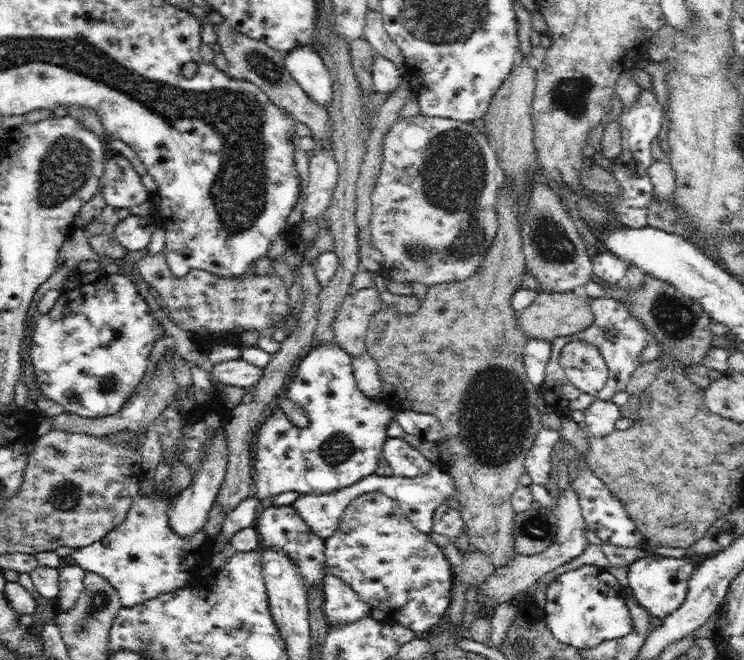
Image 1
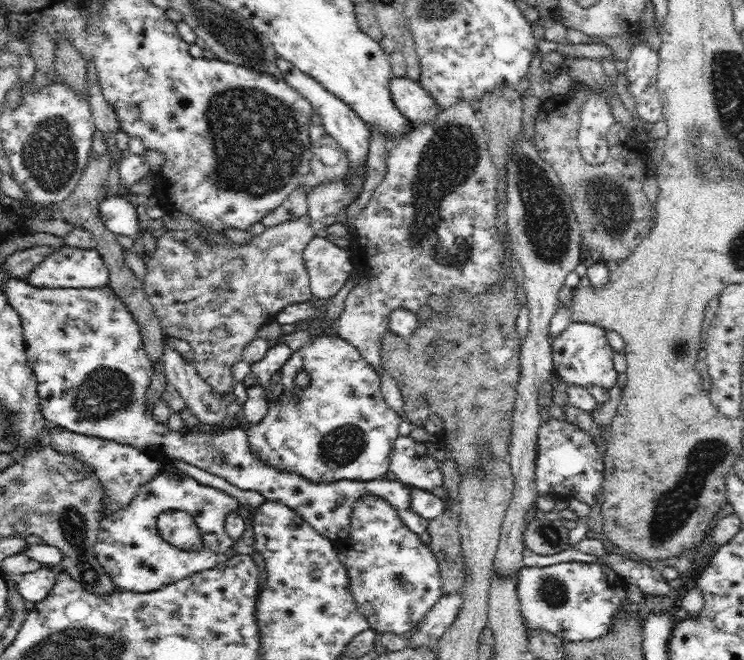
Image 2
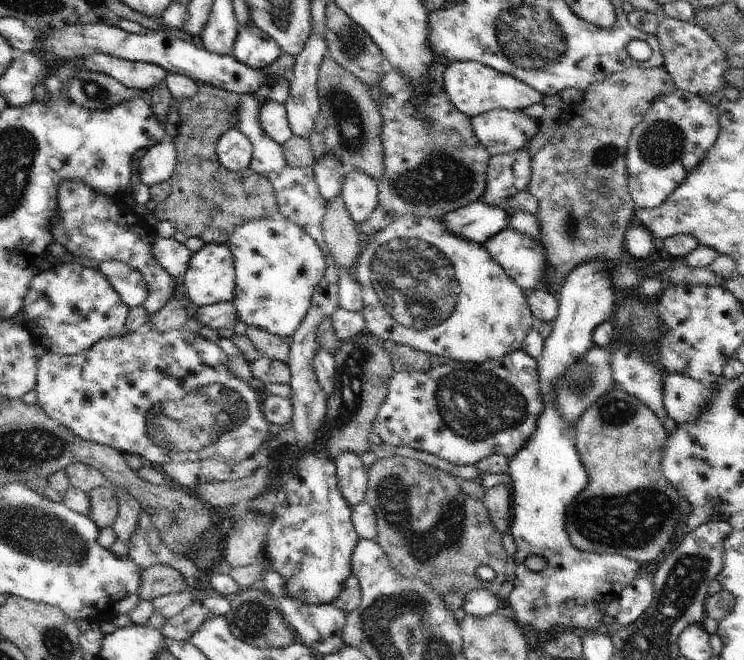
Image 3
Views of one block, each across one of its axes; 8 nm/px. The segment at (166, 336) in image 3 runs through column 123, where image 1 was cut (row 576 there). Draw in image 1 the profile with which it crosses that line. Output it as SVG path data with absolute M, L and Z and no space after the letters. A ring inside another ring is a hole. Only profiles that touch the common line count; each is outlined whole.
M383 492L360 495L346 507L338 530L325 539L325 553L328 571L347 582L371 610L381 610L386 615L383 623L398 623L420 633L427 632L447 615L455 579L443 549L432 542L429 535L418 530L399 504Z

